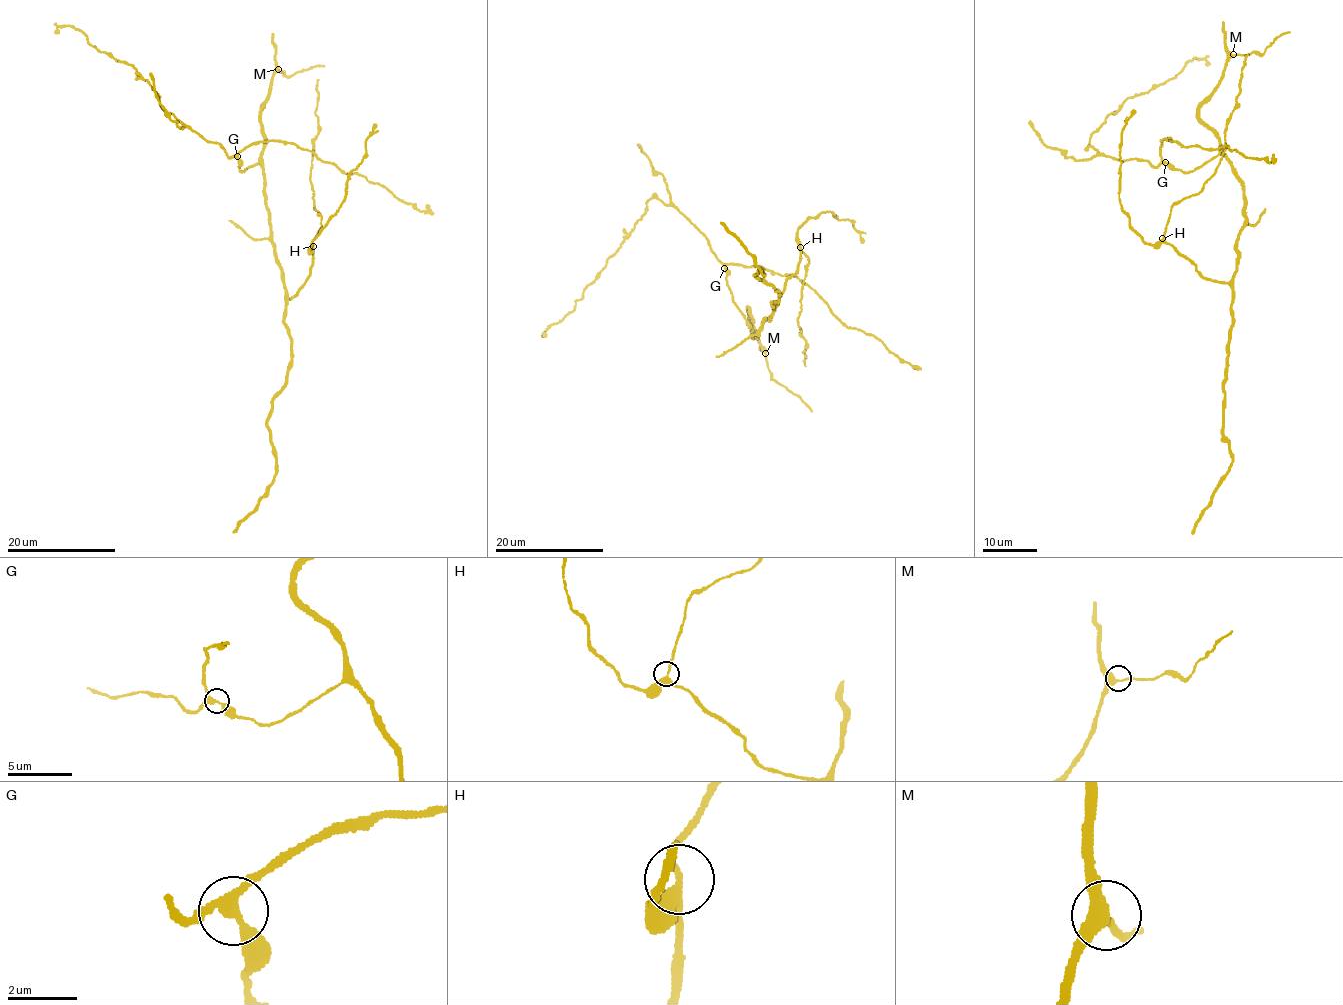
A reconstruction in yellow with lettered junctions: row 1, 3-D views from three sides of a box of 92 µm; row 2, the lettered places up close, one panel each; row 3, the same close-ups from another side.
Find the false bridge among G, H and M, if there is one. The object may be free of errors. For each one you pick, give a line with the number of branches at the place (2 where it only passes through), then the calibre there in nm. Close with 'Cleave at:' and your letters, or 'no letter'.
Cleave at: no letter

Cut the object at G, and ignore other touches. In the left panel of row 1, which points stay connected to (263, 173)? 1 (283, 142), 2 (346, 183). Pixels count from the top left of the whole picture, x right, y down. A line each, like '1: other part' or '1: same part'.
1: other part
2: same part

